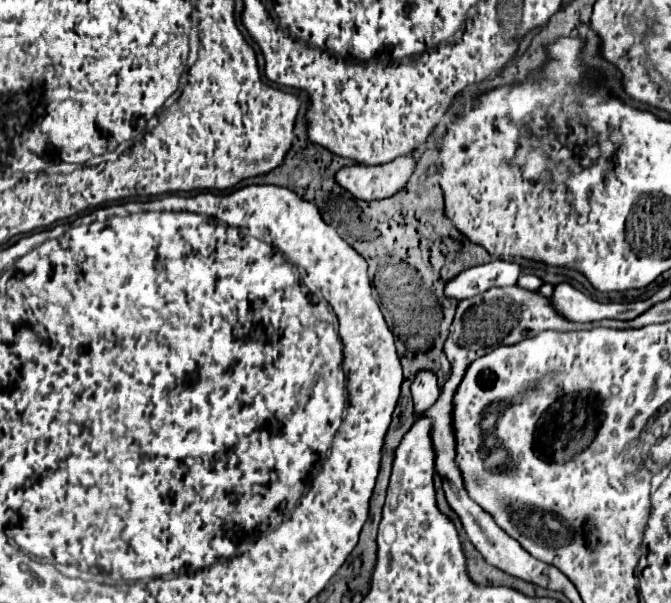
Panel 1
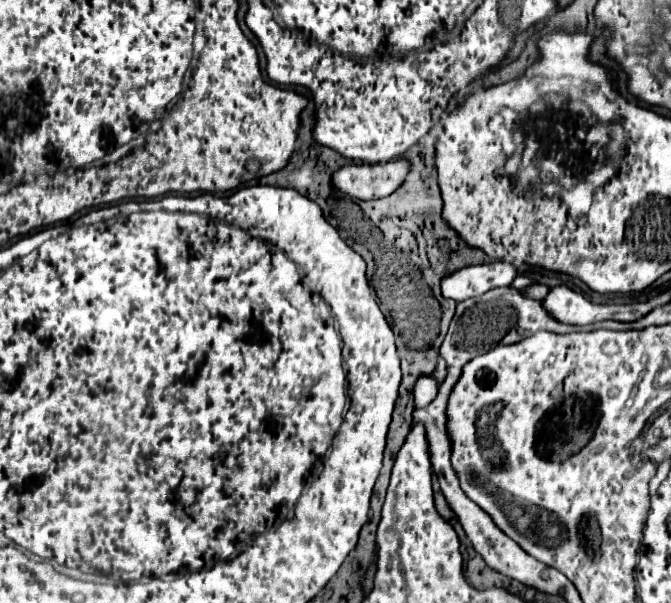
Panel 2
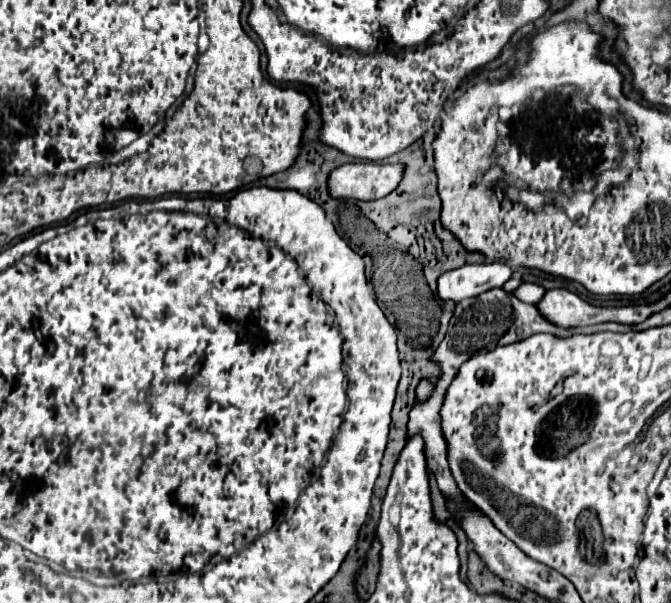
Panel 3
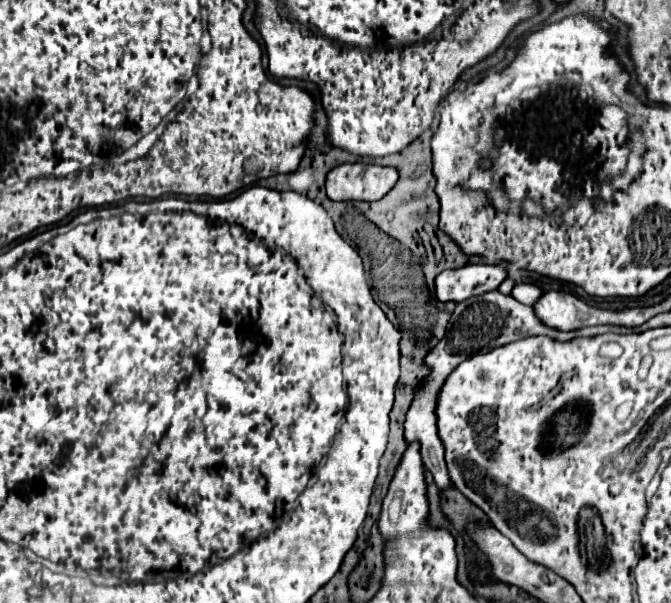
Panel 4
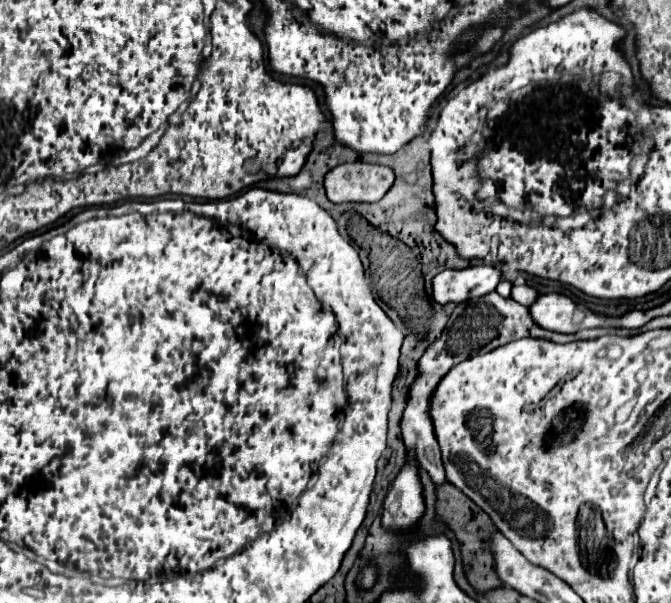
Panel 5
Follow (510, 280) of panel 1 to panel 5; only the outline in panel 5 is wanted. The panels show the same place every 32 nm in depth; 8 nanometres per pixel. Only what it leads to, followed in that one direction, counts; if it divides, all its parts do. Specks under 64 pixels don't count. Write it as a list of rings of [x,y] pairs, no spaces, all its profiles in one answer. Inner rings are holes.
[[[486,264],[468,266],[464,270],[444,270],[432,280],[432,298],[438,304],[460,304],[468,298],[484,296],[502,280],[502,270]]]

